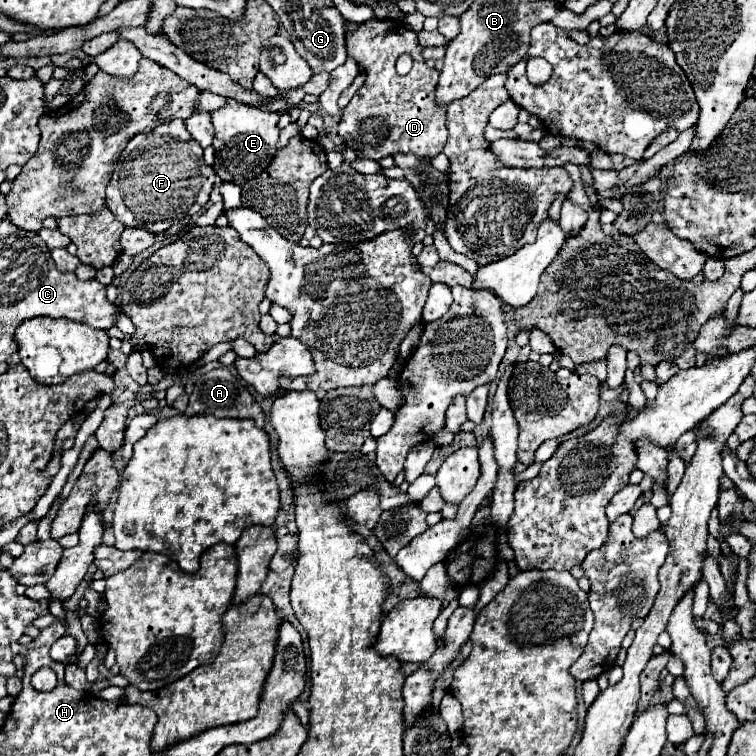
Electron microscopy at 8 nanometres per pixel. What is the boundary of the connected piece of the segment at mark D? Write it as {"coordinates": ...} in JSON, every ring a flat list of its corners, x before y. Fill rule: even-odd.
{"coordinates":[[369,20,363,24,347,22,347,54,359,62,359,68,367,74,365,84,351,98,343,116,339,120,339,136,343,136,345,144,353,148,363,158,379,160,383,156,393,156,397,152,411,152,419,158,435,158,443,152,447,142,447,126,445,126,445,108,437,108,435,86,439,78,439,70,429,68,425,58,421,56,421,46,417,44,417,34,405,26,401,20],[401,54,413,56,413,70,407,76,399,76,395,72,395,62]]}

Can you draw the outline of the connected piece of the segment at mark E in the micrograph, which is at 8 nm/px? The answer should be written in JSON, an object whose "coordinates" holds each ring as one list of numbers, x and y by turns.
{"coordinates":[[227,100,225,108,219,108,211,114,211,122,215,126,215,166,213,170,217,176,225,182,233,182,237,186,243,186,247,180,259,176,273,160,277,152,277,140,279,140,279,114,267,112,263,108,247,106,237,100]]}

